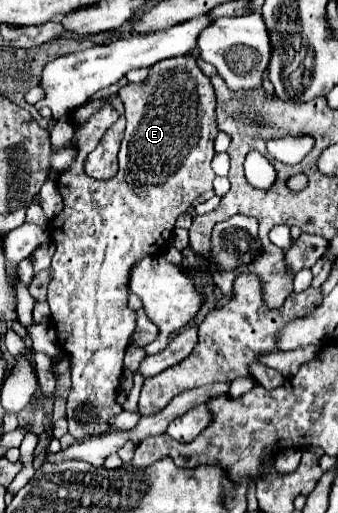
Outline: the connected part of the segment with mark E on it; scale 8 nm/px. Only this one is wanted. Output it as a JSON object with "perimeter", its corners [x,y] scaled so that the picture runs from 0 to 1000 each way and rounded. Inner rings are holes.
{"perimeter":[[[589,103],[571,107],[541,107],[530,115],[488,115],[482,123],[459,123],[459,131],[441,131],[441,150],[423,162],[388,162],[364,170],[364,205],[370,205],[370,228],[376,228],[376,251],[370,251],[370,267],[364,267],[364,287],[352,294],[352,337],[328,349],[293,353],[293,349],[269,349],[251,333],[246,333],[246,318],[251,306],[228,306],[216,314],[216,322],[204,326],[204,333],[180,337],[175,345],[175,376],[186,380],[192,392],[192,407],[151,431],[157,442],[145,442],[151,466],[169,478],[169,489],[157,497],[157,513],[151,513],[151,548],[145,548],[145,575],[139,575],[139,591],[151,598],[151,618],[157,618],[157,634],[169,641],[169,657],[180,676],[204,688],[210,696],[210,739],[216,739],[216,754],[204,762],[198,774],[198,821],[204,821],[204,844],[216,852],[293,852],[322,844],[322,821],[358,805],[358,789],[346,786],[346,754],[352,754],[352,739],[364,727],[364,688],[388,665],[388,653],[399,645],[399,606],[388,606],[376,598],[376,536],[388,528],[388,520],[429,497],[464,497],[482,489],[482,481],[500,474],[506,466],[506,450],[518,442],[518,431],[536,415],[547,415],[559,407],[559,400],[607,372],[630,368],[630,349],[636,337],[624,329],[624,310],[636,302],[636,267],[648,259],[642,251],[642,232],[636,232],[636,177],[624,158],[601,146],[601,138],[589,135]]]}

